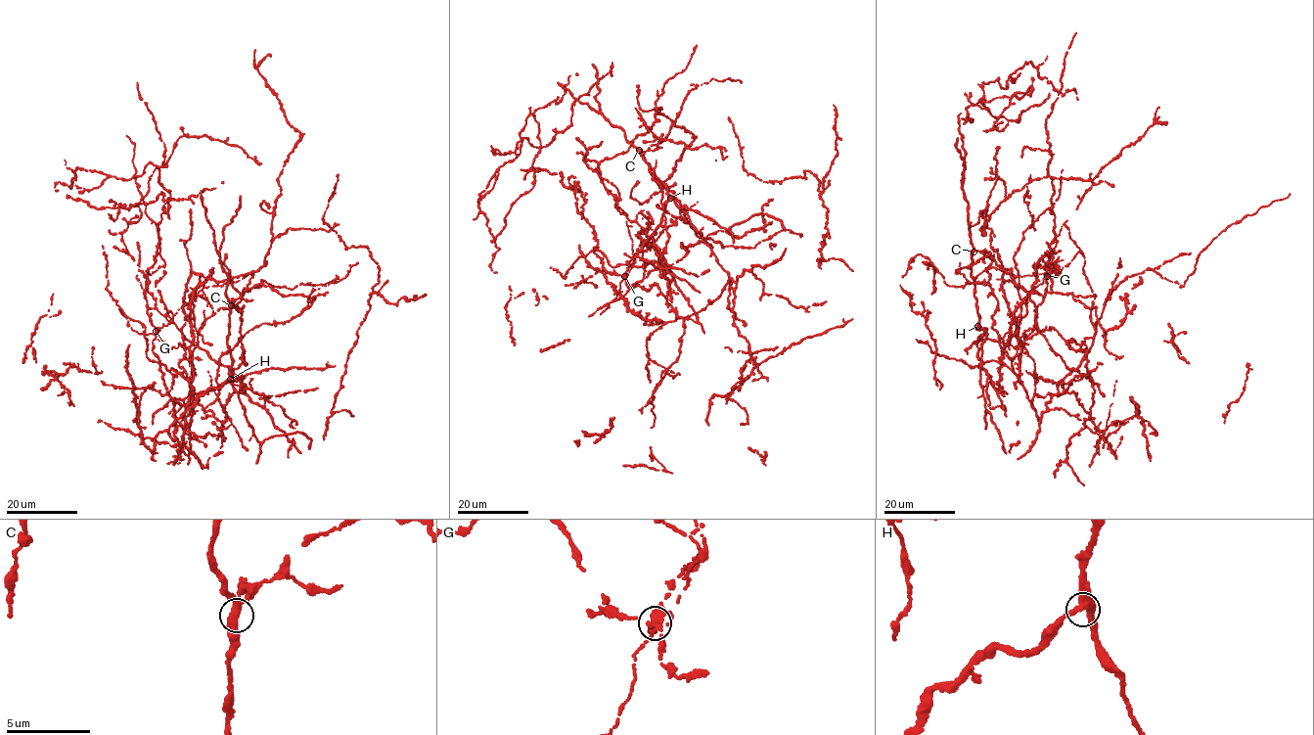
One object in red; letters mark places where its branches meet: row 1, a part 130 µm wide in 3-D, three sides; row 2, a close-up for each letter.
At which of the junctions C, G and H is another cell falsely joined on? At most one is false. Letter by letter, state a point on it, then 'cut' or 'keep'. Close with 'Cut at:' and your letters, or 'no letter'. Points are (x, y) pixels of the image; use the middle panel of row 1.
C: (639, 150) | keep
G: (624, 276) | cut
H: (670, 198) | keep
Cut at: G

